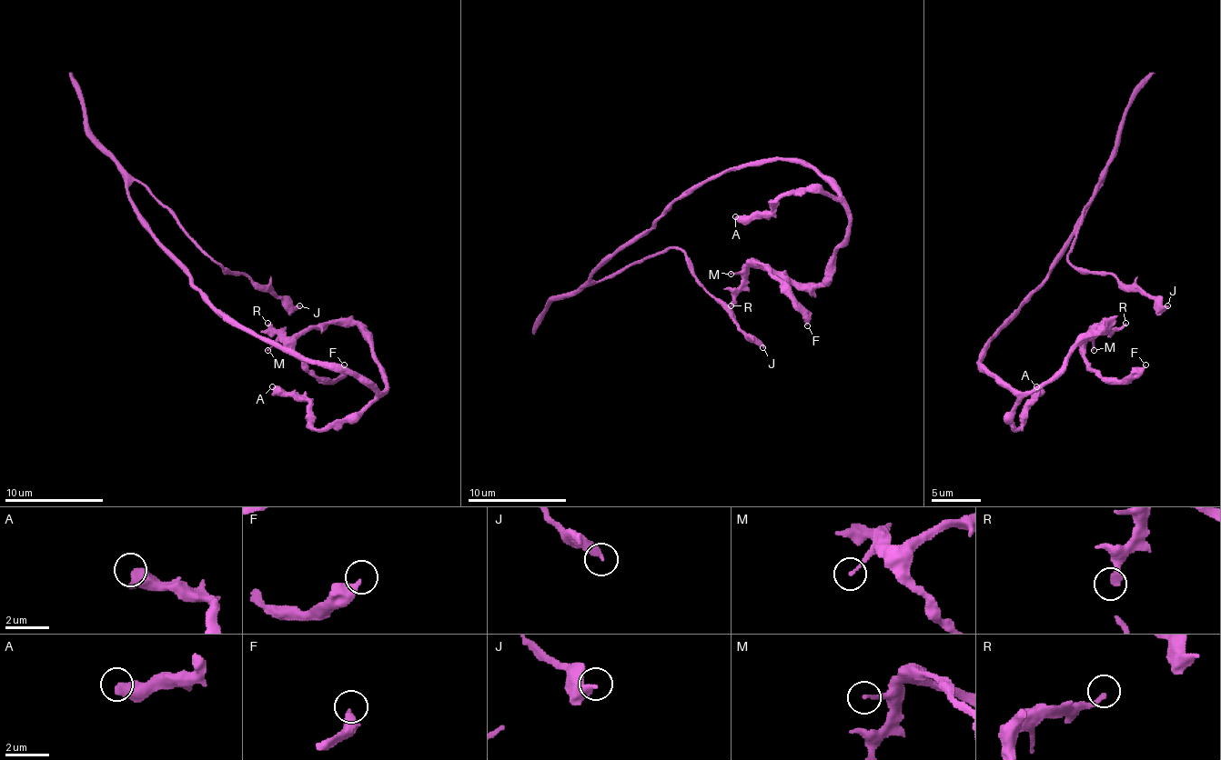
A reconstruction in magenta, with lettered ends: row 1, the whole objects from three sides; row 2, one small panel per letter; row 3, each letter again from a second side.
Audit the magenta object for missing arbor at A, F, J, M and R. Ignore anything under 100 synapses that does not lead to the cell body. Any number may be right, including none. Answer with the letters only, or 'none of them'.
none of them

